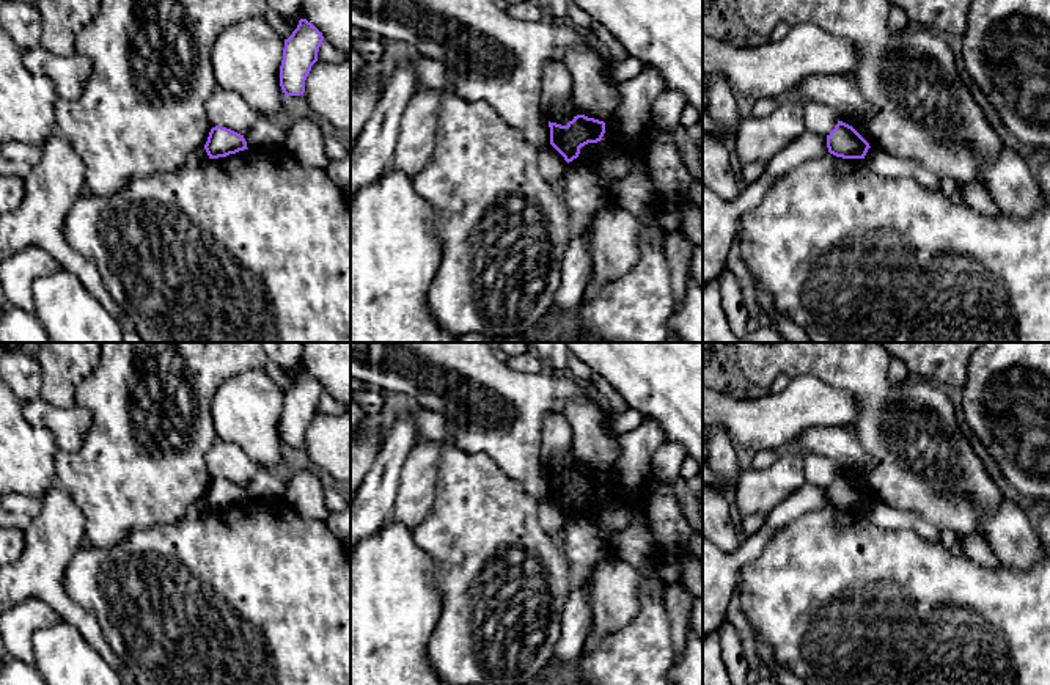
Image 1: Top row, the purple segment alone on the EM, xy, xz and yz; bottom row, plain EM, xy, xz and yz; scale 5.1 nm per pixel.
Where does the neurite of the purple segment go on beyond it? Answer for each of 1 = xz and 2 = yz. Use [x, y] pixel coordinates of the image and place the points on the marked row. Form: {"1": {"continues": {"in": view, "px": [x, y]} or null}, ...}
{"1": {"continues": null}, "2": {"continues": null}}

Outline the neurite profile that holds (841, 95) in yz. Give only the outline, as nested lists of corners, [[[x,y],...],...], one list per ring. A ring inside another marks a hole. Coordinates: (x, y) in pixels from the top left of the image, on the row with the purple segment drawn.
[[[810,75],[803,79],[789,96],[803,104],[821,102],[828,105],[838,119],[869,110],[869,104],[857,85],[843,75]]]

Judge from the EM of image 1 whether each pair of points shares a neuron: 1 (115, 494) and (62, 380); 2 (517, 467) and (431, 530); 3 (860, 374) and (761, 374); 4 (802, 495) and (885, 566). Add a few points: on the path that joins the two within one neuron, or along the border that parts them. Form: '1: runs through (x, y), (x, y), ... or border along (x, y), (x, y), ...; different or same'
1: border along (91, 369), (77, 385), (74, 402); different
2: border along (475, 454), (484, 453), (536, 497); different
3: runs through (835, 360), (786, 360); same
4: border along (829, 505), (781, 522); different

